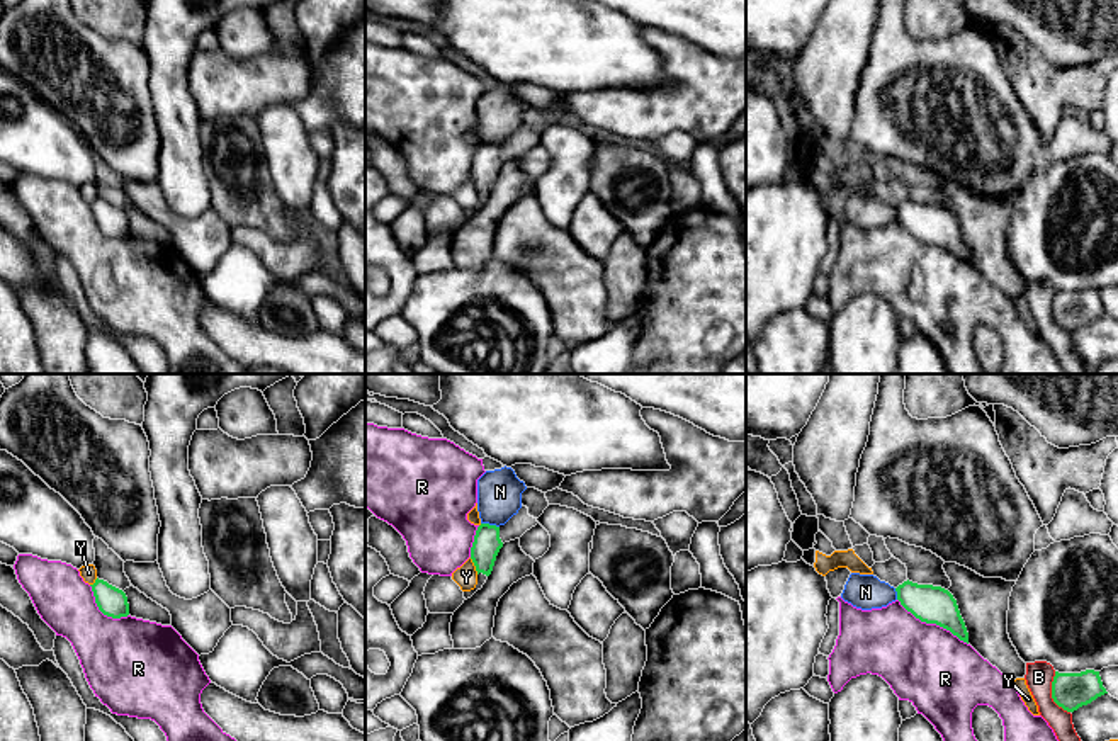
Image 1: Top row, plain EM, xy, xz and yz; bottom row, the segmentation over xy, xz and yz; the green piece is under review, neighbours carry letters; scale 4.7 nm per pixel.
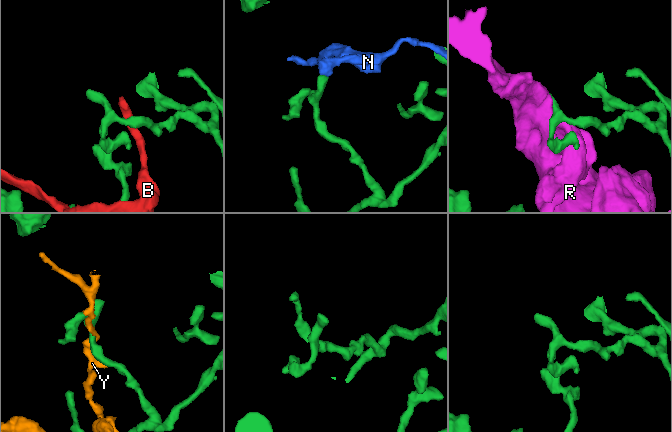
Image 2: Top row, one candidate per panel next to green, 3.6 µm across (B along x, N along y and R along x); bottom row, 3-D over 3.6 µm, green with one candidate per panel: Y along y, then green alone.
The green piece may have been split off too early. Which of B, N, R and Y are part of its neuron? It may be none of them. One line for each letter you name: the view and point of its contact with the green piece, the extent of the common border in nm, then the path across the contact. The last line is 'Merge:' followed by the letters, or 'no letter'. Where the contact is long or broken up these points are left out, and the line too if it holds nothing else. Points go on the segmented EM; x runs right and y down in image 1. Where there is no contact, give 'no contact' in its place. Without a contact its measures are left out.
Merge: no letter

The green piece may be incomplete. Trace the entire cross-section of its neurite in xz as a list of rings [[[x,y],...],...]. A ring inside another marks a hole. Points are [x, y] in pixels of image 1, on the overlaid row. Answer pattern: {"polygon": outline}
{"polygon": [[[481,523],[476,530],[474,542],[471,547],[471,559],[476,566],[477,574],[491,574],[496,556],[503,542],[500,539],[500,527]]]}

